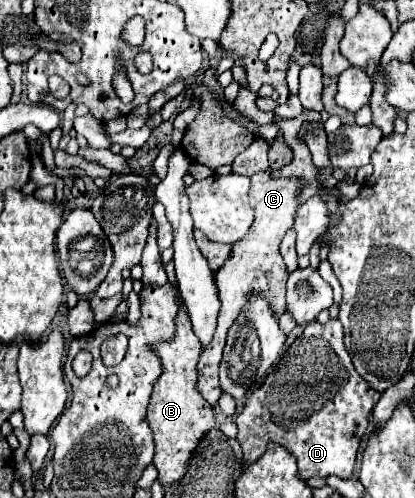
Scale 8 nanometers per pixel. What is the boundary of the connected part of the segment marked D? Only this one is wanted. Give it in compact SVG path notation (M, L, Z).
M329 319L325 325L313 321L275 363L265 383L253 391L245 409L235 417L245 465L251 465L265 451L267 443L275 441L297 457L299 475L305 481L329 475L351 477L361 435L379 399L381 393L369 387L353 367L343 345L341 321Z

